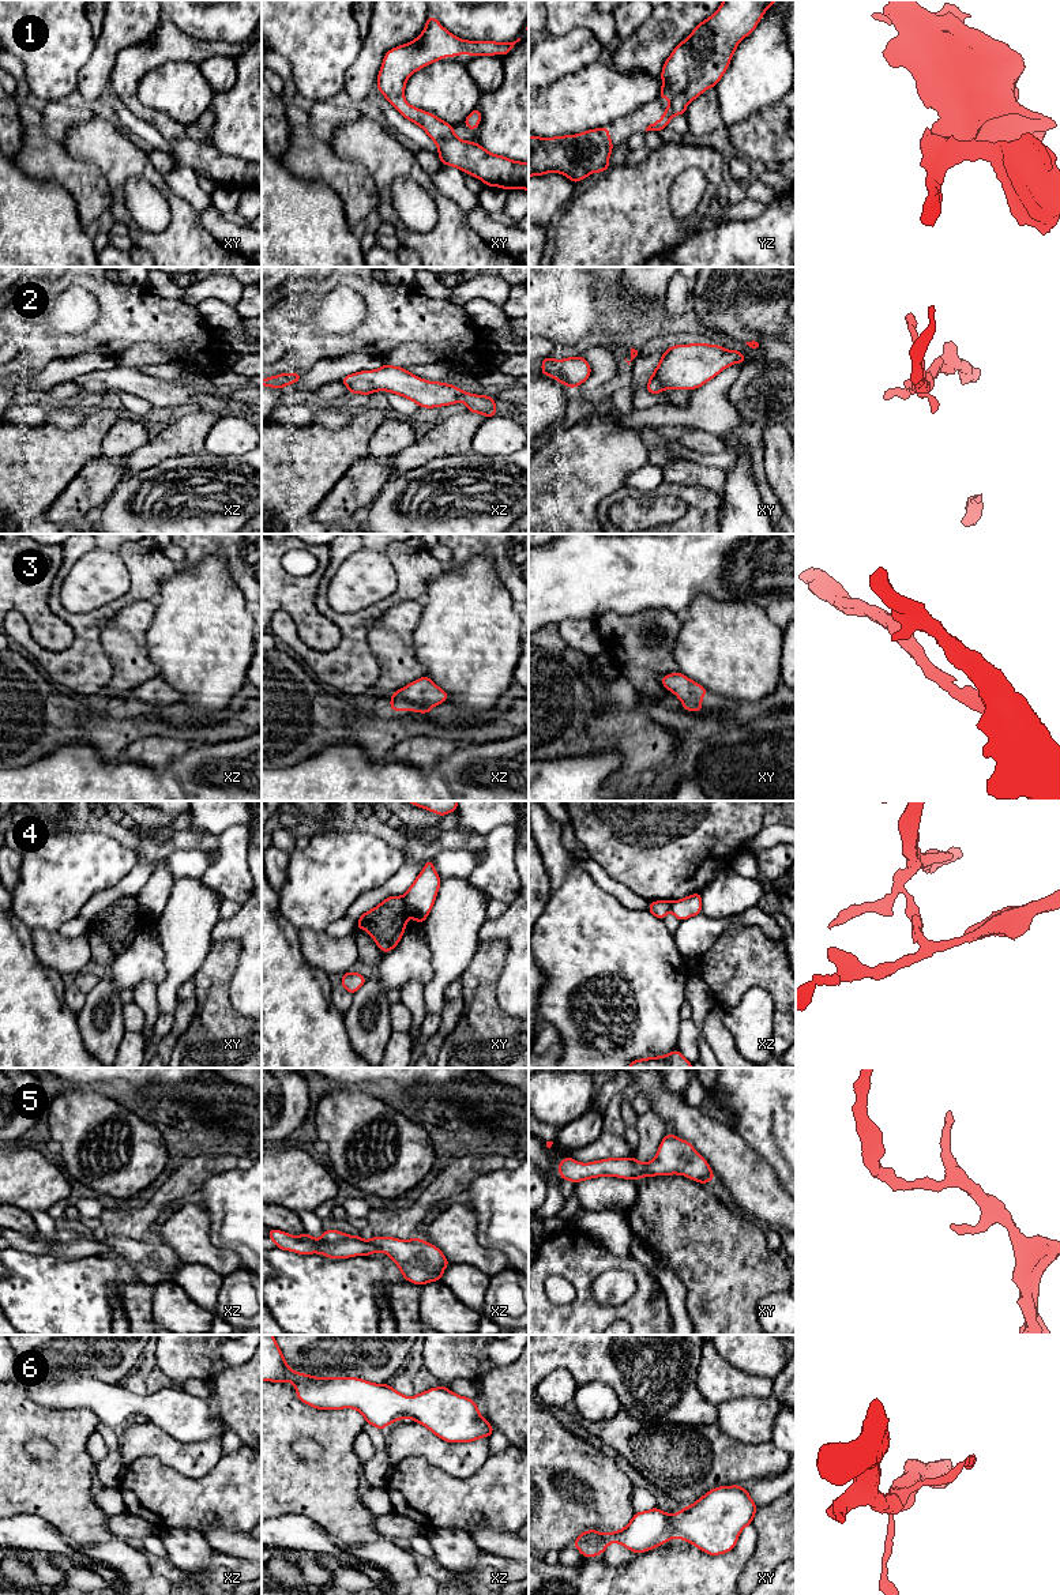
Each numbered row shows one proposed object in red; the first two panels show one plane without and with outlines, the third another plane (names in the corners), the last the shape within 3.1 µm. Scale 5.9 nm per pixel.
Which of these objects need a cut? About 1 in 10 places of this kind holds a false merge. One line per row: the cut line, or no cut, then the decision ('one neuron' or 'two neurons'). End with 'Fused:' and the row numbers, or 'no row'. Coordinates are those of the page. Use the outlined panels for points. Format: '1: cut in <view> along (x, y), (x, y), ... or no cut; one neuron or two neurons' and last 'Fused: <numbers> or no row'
1: no cut; one neuron
2: no cut; one neuron
3: no cut; one neuron
4: cut in xy along (401, 896), (408, 916); two neurons
5: no cut; one neuron
6: no cut; one neuron
Fused: 4

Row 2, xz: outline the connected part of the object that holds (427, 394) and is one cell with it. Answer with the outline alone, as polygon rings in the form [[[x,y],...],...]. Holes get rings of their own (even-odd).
[[[384,364],[376,370],[361,370],[341,379],[352,394],[371,395],[375,391],[390,391],[402,395],[418,405],[418,407],[440,407],[458,402],[465,402],[467,411],[496,417],[495,398],[474,395],[461,388],[439,383],[426,381],[405,368]]]

